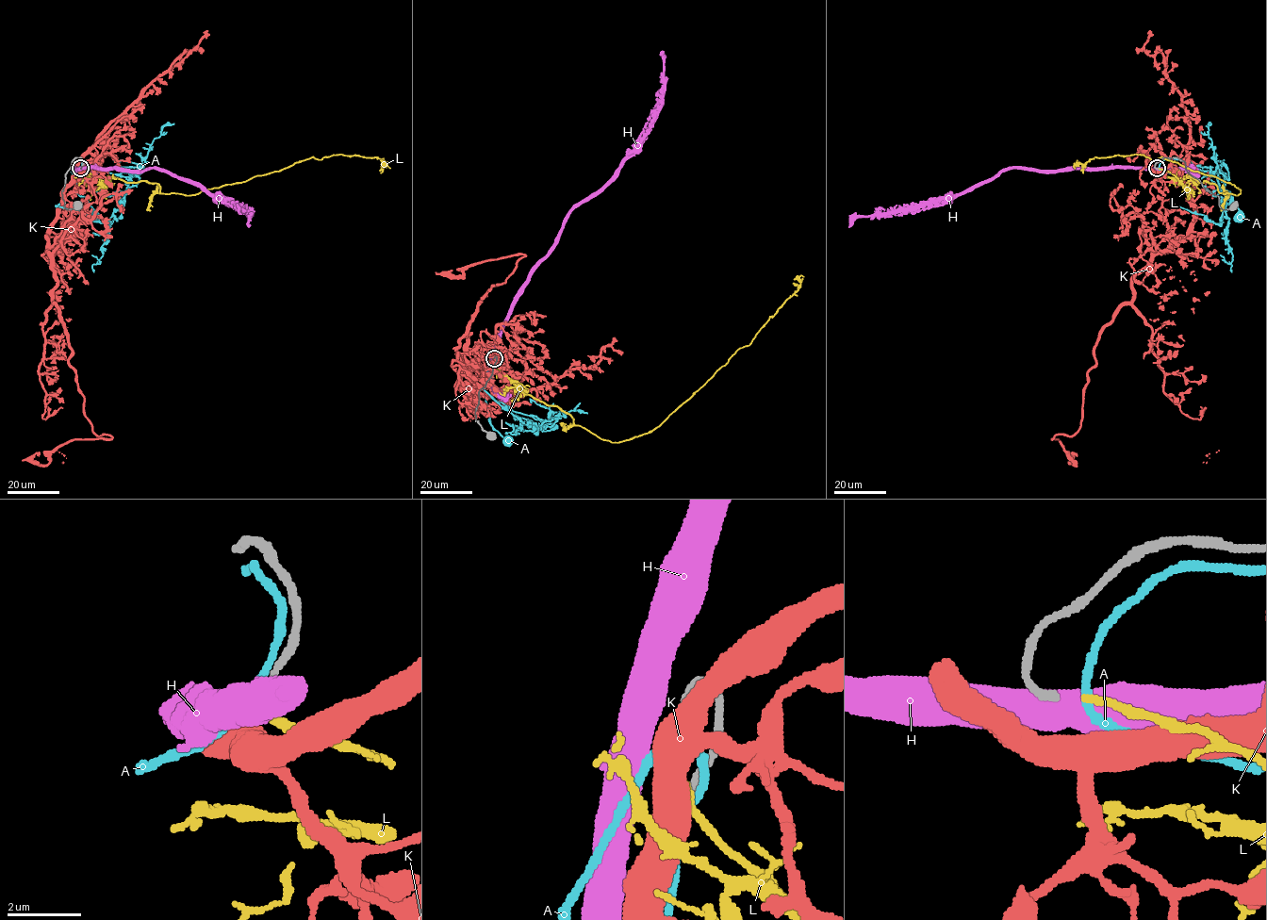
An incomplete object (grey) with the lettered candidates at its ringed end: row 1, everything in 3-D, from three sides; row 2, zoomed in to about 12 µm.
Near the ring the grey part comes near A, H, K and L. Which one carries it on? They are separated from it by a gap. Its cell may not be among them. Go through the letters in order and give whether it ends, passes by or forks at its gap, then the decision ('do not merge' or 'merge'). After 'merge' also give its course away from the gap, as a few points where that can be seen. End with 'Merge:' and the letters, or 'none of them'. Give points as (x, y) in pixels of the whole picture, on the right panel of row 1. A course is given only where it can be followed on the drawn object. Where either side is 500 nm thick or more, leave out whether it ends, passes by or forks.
A: it passes by; do not merge
H: do not merge
K: do not merge
L: it ends there; merge; it runs (1159, 168), (1179, 180), (1207, 180), (1224, 194), (1240, 192), (1233, 185), (1162, 157), (1094, 157), (1075, 168)
Merge: L

